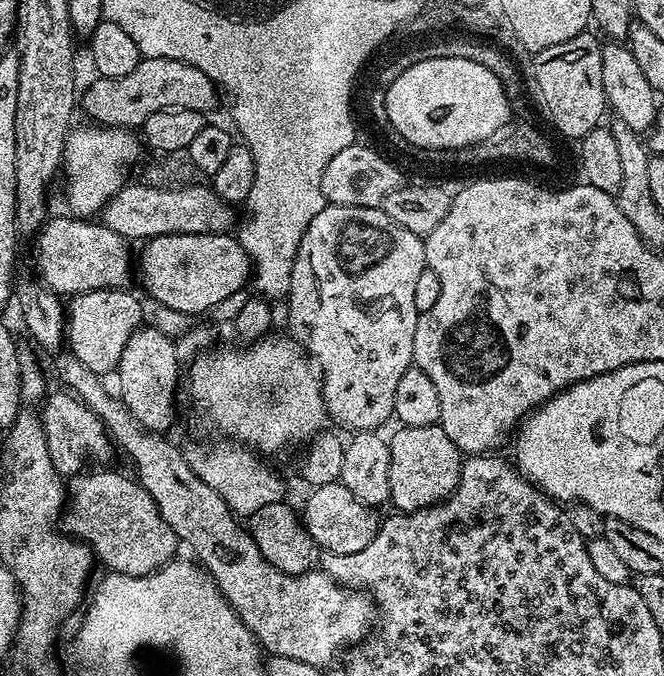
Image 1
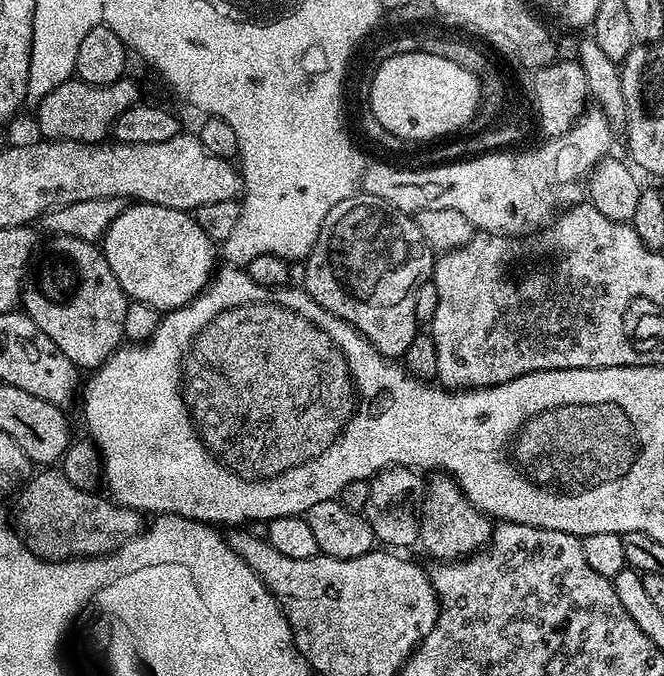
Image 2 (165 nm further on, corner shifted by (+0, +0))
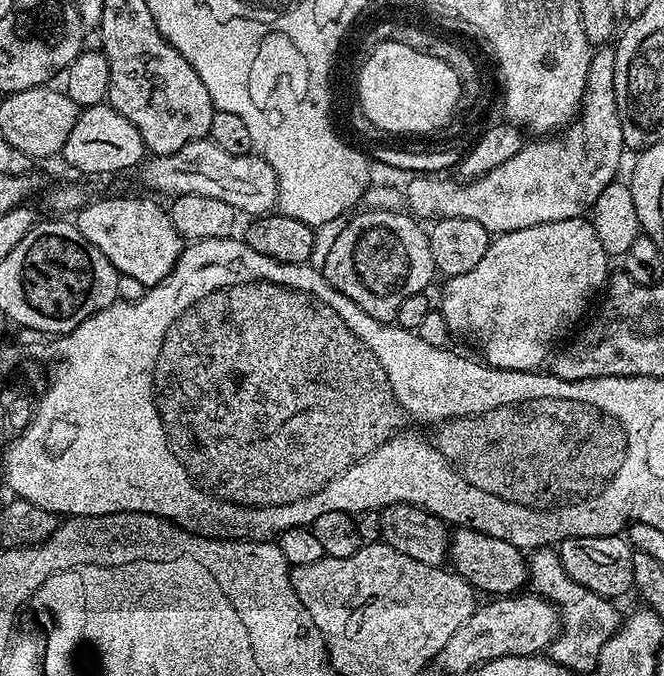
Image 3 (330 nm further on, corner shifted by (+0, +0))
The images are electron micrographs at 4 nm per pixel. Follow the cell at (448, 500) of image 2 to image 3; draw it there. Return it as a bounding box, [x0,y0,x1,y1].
[447,527,528,598]

